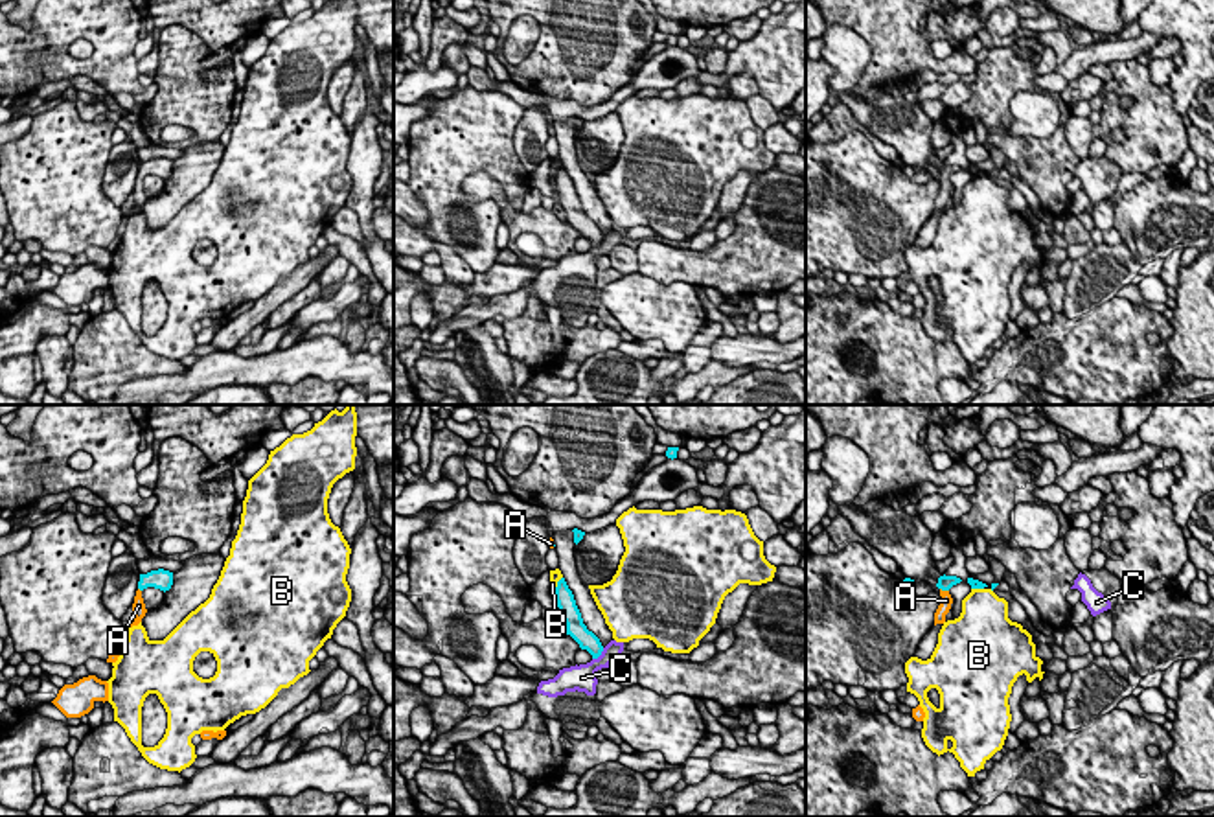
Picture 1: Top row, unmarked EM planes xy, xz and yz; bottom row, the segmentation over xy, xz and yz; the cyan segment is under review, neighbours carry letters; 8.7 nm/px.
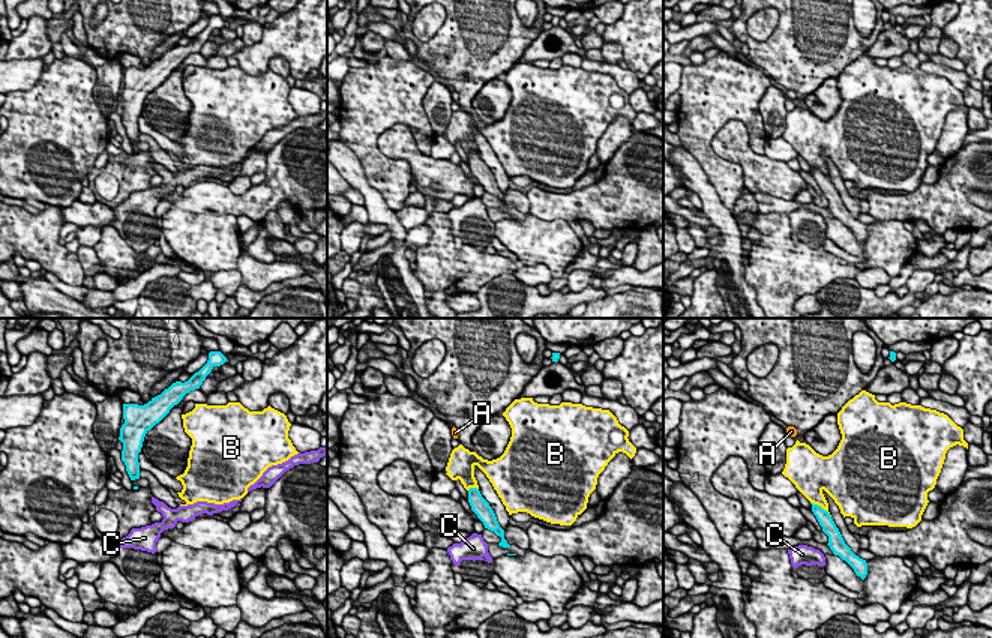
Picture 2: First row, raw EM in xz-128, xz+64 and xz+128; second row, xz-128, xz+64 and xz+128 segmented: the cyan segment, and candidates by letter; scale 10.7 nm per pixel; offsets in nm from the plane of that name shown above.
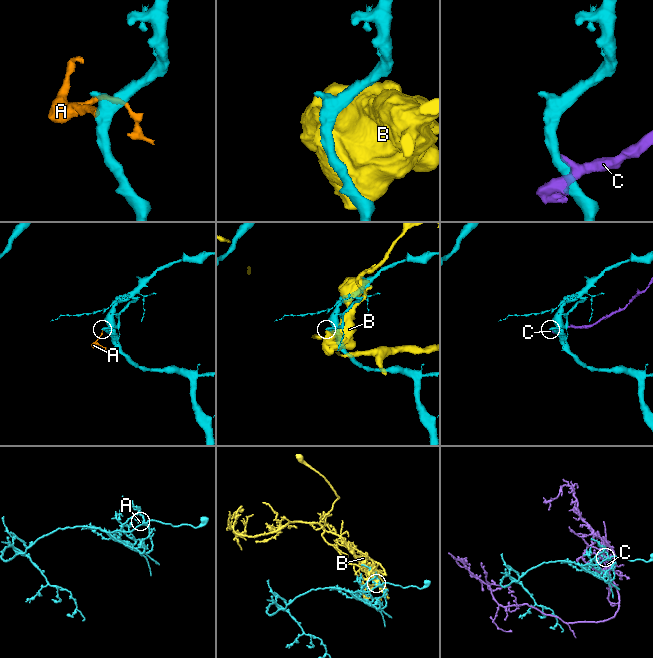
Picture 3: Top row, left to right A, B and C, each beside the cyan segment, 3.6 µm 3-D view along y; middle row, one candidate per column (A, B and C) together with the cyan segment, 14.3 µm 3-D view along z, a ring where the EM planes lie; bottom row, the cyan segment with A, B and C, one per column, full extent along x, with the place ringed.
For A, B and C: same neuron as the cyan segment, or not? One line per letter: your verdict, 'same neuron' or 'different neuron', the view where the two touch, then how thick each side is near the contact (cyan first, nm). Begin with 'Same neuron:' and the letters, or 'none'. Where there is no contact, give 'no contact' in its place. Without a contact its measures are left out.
Same neuron: A
A: same neuron; meets cyan in yz; 130 nm thick on the cyan side, 100 nm on the other
B: different neuron; meets cyan in xz; 160 nm thick on the cyan side, 100 nm on the other
C: different neuron; meets cyan in xz; 160 nm thick on the cyan side, 240 nm on the other

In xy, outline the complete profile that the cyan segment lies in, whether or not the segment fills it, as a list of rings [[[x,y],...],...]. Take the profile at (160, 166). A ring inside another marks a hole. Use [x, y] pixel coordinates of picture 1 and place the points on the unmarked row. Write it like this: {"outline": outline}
{"outline": [[[158,156],[147,162],[140,162],[138,177],[143,178],[147,175],[155,175],[160,178],[169,178],[173,173],[173,160]]]}

